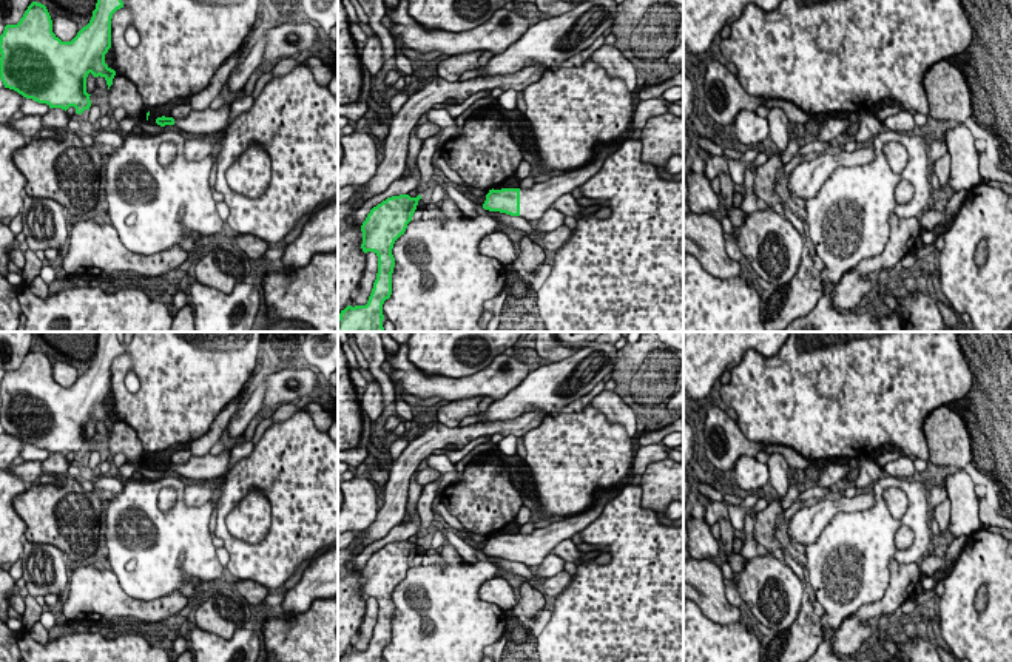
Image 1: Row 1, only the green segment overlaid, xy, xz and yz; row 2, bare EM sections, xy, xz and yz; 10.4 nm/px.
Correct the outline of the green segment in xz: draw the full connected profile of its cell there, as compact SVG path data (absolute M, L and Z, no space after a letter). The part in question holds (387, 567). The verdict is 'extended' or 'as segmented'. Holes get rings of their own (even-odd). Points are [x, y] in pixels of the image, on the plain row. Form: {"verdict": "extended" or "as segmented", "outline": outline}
{"verdict": "as segmented", "outline": "M392 542L370 556L361 571L364 599L378 602L378 619L366 651L347 651L339 662L384 662L383 650L392 640L392 619L395 603L392 594L395 586L404 580L407 569L417 556L421 542Z"}

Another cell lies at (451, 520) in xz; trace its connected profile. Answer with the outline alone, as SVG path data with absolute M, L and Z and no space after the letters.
M435 497L432 509L435 509L452 529L466 531L463 525L447 512L447 508L440 502L440 497Z

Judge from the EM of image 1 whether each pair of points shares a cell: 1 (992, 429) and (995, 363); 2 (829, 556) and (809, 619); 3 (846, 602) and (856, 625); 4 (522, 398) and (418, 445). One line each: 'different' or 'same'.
1: same
2: different
3: different
4: different

